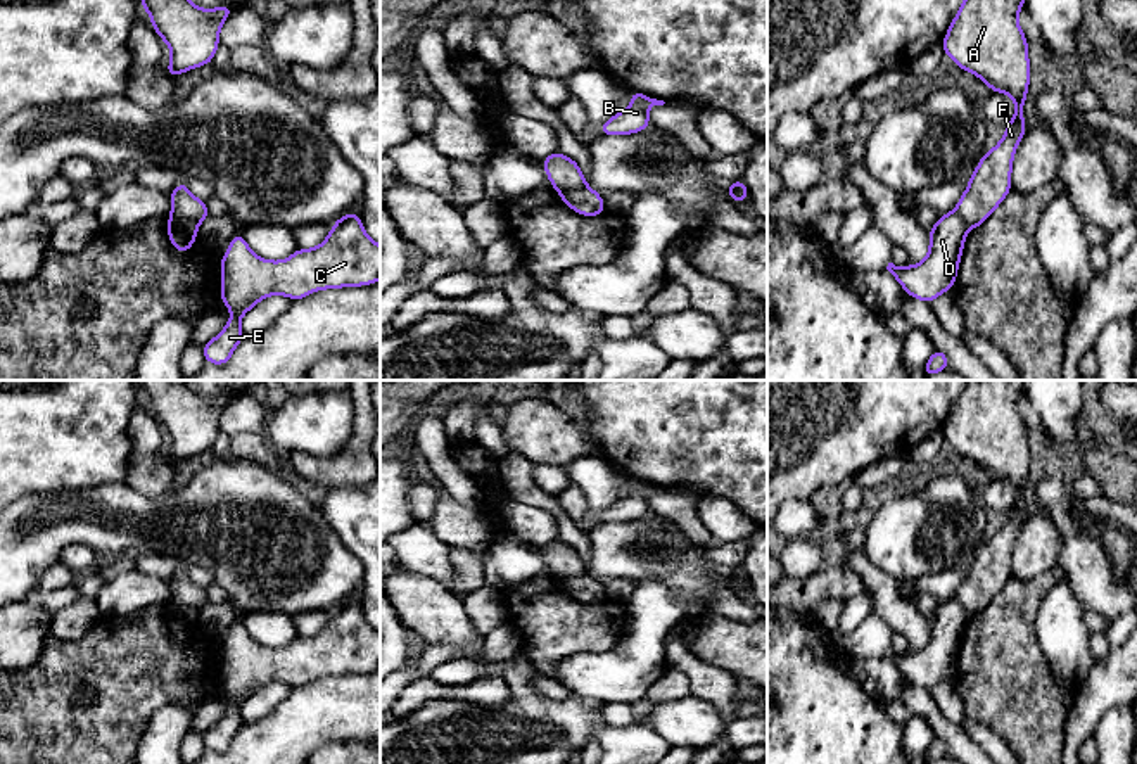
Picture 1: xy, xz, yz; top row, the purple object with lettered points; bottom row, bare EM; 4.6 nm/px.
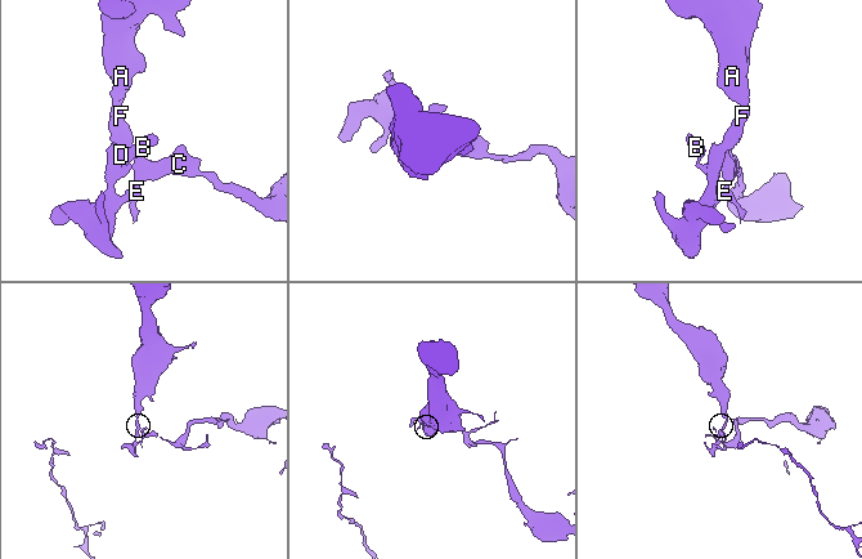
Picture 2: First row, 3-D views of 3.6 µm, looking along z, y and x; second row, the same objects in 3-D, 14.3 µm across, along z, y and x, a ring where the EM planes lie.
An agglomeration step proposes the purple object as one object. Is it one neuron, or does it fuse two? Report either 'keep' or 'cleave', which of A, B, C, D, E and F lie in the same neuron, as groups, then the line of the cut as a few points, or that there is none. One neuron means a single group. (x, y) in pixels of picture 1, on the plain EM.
cleave; groups A F / B C D E; cut xz (584, 569), (574, 576), (558, 578)

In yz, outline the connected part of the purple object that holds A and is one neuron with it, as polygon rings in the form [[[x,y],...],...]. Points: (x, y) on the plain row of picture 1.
[[[966,380],[942,429],[945,442],[961,456],[981,465],[990,479],[1004,479],[1014,487],[1014,503],[1007,510],[1002,527],[990,539],[985,539],[954,596],[968,617],[980,614],[1013,576],[1013,543],[1026,519],[1023,491],[1030,468],[1028,429],[1018,411],[1018,399],[1023,392],[1025,380]]]

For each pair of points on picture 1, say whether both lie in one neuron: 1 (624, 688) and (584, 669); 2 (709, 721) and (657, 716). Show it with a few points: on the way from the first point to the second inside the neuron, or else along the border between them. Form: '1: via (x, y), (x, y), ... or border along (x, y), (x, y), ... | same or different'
1: via (614, 678), (595, 676) | same
2: via (697, 721), (669, 719) | same

